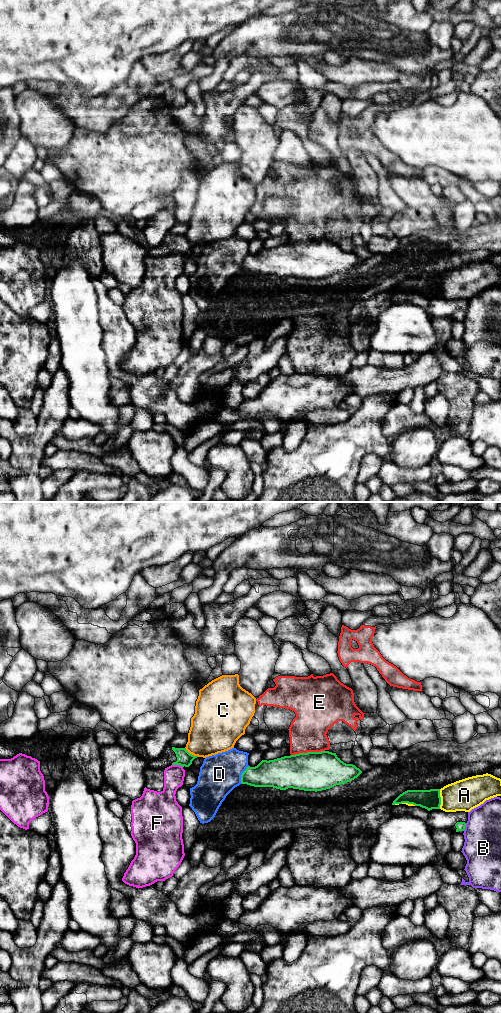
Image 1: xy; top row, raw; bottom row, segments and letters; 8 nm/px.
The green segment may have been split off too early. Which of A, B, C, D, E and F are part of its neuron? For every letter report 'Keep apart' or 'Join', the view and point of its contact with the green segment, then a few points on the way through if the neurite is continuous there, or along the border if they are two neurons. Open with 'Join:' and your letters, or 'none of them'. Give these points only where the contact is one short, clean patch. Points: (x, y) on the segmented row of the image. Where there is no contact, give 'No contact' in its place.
Join: none of them
A: Keep apart. Touches green at xy (440, 799)
B: Keep apart. Touches green at xy (464, 827)
C: Keep apart. Touches green at xy (191, 754)
D: Keep apart. Touches green at xy (242, 774)
E: Keep apart. Touches green at xy (307, 752). Boundary: xy (324, 750), (299, 752), (291, 755)
F: Keep apart. Touches green at xy (177, 764)

